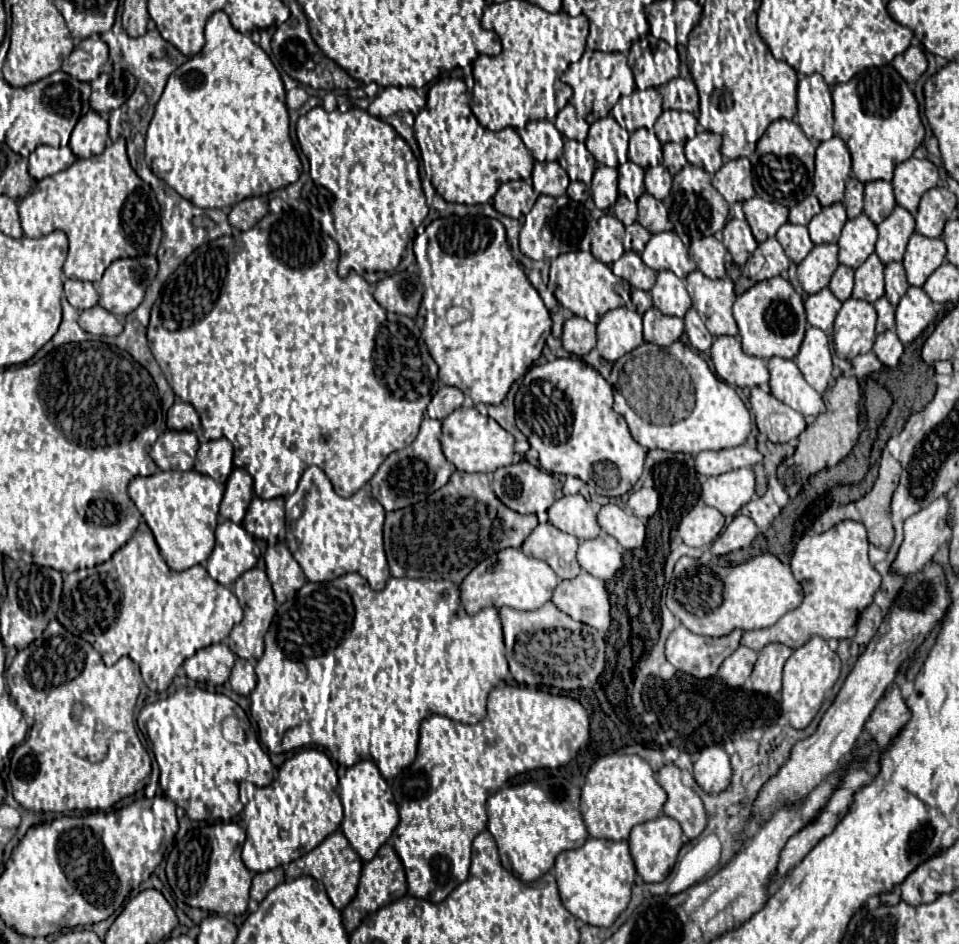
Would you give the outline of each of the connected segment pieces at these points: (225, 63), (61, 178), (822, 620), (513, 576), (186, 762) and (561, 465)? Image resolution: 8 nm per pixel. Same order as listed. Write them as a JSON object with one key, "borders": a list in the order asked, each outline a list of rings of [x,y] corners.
{"borders":[[[[215,12],[207,26],[205,26],[205,40],[207,44],[203,46],[203,50],[199,54],[195,54],[193,58],[189,58],[185,64],[181,64],[167,80],[167,86],[155,106],[155,116],[149,124],[147,130],[147,138],[145,138],[144,159],[147,160],[147,166],[165,182],[169,184],[179,196],[191,200],[195,206],[199,208],[227,208],[233,206],[239,200],[245,200],[249,196],[261,196],[261,194],[269,194],[271,190],[279,190],[285,188],[293,182],[297,182],[299,174],[301,174],[301,160],[299,154],[291,142],[289,136],[289,114],[287,114],[287,106],[285,103],[286,90],[283,88],[283,80],[277,72],[277,68],[273,66],[273,62],[269,60],[269,56],[247,36],[237,32],[231,22],[229,16],[225,12]]],[[[123,136],[111,142],[103,154],[89,160],[79,158],[67,170],[39,180],[33,192],[19,202],[18,213],[27,238],[39,238],[53,230],[67,234],[69,254],[63,272],[75,280],[99,282],[113,260],[155,256],[163,236],[159,204],[131,168]]],[[[843,520],[825,534],[803,535],[797,542],[795,554],[791,558],[793,576],[797,582],[801,582],[805,590],[803,604],[787,612],[771,628],[745,632],[741,644],[759,652],[769,642],[781,642],[795,650],[809,642],[813,636],[821,636],[825,640],[853,638],[859,614],[873,602],[873,596],[881,586],[881,576],[869,562],[867,550],[867,530],[861,522],[853,520]]],[[[505,548],[497,552],[493,558],[483,560],[477,564],[469,576],[461,582],[461,604],[469,616],[477,614],[483,608],[515,608],[515,610],[537,610],[543,604],[547,604],[553,596],[553,590],[557,588],[559,578],[539,558],[529,558],[517,548]]],[[[199,687],[183,688],[171,698],[147,704],[138,715],[137,725],[140,730],[143,727],[153,744],[163,792],[181,806],[191,820],[229,822],[244,808],[239,799],[241,782],[249,781],[261,788],[269,786],[275,778],[275,767],[253,730],[249,730],[243,745],[231,744],[223,738],[221,724],[227,716],[233,715],[246,714],[225,694]]],[[[555,358],[553,362],[535,364],[523,378],[515,396],[517,428],[527,436],[531,448],[539,452],[541,468],[549,474],[571,474],[593,486],[599,496],[619,498],[627,494],[641,476],[647,450],[641,448],[629,434],[625,418],[613,410],[611,384],[591,366],[577,358]]]]}

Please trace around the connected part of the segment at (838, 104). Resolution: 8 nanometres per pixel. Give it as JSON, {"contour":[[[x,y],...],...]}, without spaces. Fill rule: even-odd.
{"contour":[[[893,66],[863,70],[832,90],[835,134],[851,152],[853,176],[863,184],[873,180],[891,182],[897,164],[909,160],[925,140],[925,128],[921,124],[915,94]]]}

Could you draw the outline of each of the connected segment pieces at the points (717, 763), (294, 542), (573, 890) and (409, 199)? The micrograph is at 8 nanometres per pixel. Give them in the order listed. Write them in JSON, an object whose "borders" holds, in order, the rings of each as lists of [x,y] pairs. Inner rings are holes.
{"borders":[[[[715,744],[709,748],[703,748],[697,762],[695,762],[695,782],[707,792],[707,794],[721,794],[731,786],[733,766],[729,760],[729,754],[722,745]]],[[[309,466],[303,472],[297,490],[287,498],[287,546],[303,568],[309,582],[329,582],[343,574],[359,572],[365,580],[369,580],[369,586],[373,590],[383,590],[389,578],[383,550],[383,518],[383,506],[375,498],[371,498],[367,490],[359,490],[351,498],[341,498],[331,488],[331,482],[325,472],[319,466]]],[[[589,838],[581,848],[561,852],[555,860],[555,878],[563,906],[581,922],[609,928],[631,900],[635,864],[627,842]]],[[[317,106],[299,118],[297,138],[303,154],[309,158],[309,175],[319,192],[319,208],[325,212],[320,219],[321,229],[339,244],[339,276],[345,278],[351,270],[359,274],[395,270],[407,242],[415,236],[415,228],[421,226],[429,212],[419,180],[419,164],[411,148],[391,124],[369,116],[361,108],[325,112]]]]}

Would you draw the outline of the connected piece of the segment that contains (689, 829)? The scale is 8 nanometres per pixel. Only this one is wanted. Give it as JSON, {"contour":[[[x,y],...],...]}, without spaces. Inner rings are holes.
{"contour":[[[665,764],[659,770],[659,784],[669,796],[663,812],[681,824],[683,834],[689,840],[695,840],[707,826],[707,814],[701,798],[681,782],[681,770],[675,764]]]}

